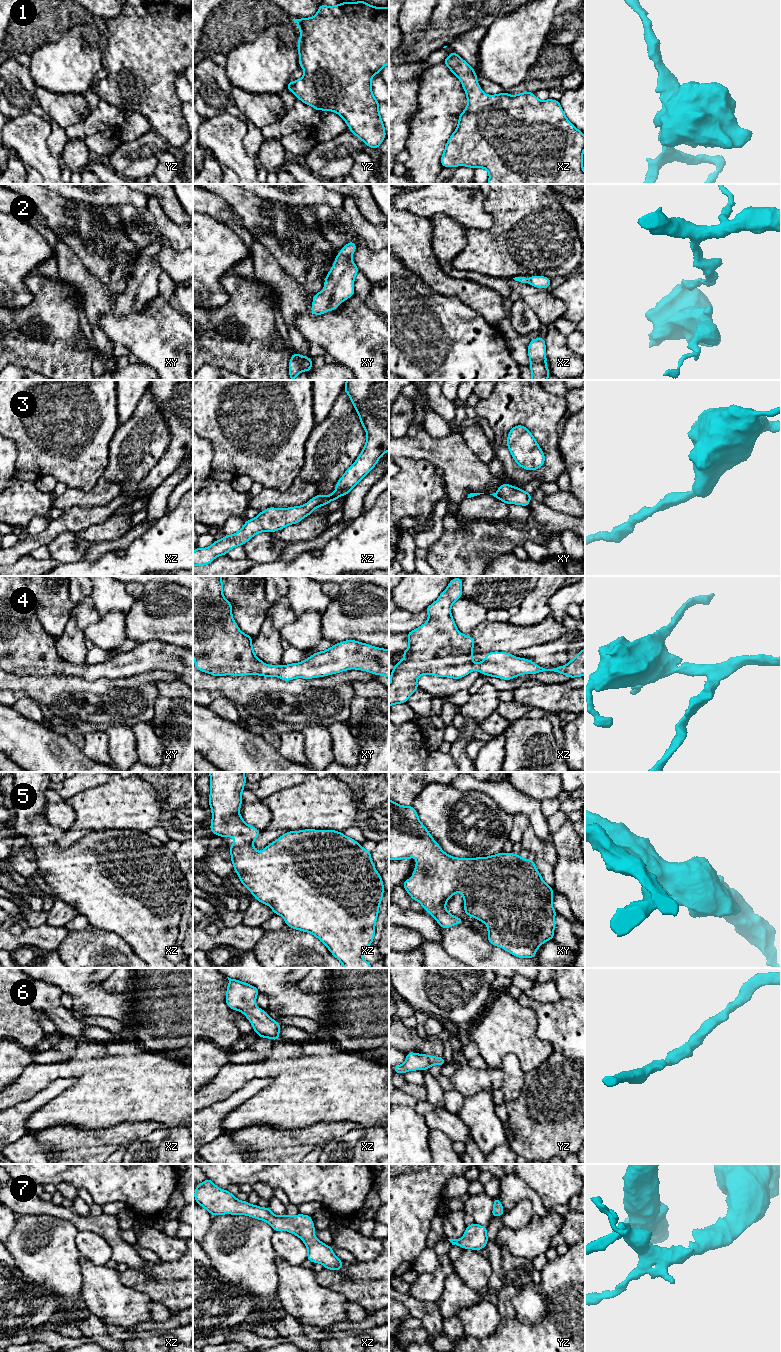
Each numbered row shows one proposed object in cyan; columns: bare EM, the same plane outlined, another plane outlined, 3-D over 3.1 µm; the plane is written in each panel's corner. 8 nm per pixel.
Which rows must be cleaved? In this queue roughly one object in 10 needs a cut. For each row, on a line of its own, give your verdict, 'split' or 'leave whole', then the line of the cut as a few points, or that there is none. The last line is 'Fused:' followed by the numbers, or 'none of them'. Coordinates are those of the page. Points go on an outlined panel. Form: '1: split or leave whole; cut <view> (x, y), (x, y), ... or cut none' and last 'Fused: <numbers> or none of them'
1: leave whole; cut none
2: leave whole; cut none
3: leave whole; cut none
4: leave whole; cut none
5: leave whole; cut none
6: leave whole; cut none
7: leave whole; cut none
Fused: none of them

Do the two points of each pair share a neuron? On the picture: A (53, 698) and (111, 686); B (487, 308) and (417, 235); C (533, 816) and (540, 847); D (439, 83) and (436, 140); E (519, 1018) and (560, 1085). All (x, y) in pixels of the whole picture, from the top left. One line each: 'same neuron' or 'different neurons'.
A: same neuron
B: same neuron
C: different neurons
D: same neuron
E: different neurons

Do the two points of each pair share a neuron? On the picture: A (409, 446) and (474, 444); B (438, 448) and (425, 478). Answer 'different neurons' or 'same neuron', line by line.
A: different neurons
B: different neurons

